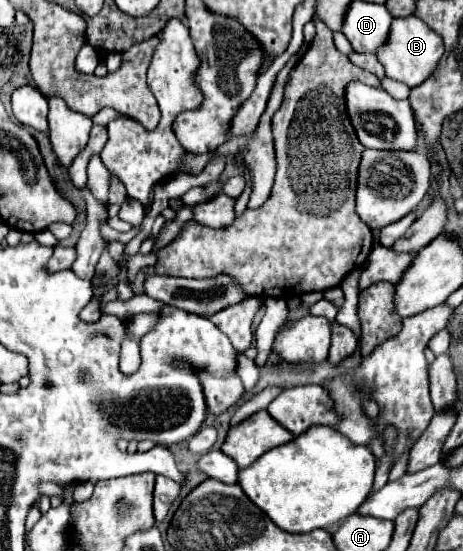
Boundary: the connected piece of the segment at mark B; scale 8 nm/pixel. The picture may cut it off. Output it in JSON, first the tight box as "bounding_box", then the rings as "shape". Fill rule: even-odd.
{"bounding_box":[376,16,444,88],"shape":[[[406,16],[406,18],[392,20],[390,34],[388,34],[384,46],[380,46],[376,50],[376,56],[378,56],[380,64],[384,66],[388,78],[394,78],[394,80],[404,82],[406,86],[414,88],[414,86],[422,84],[434,72],[442,52],[444,52],[442,38],[428,24],[424,24],[420,18]]]}

